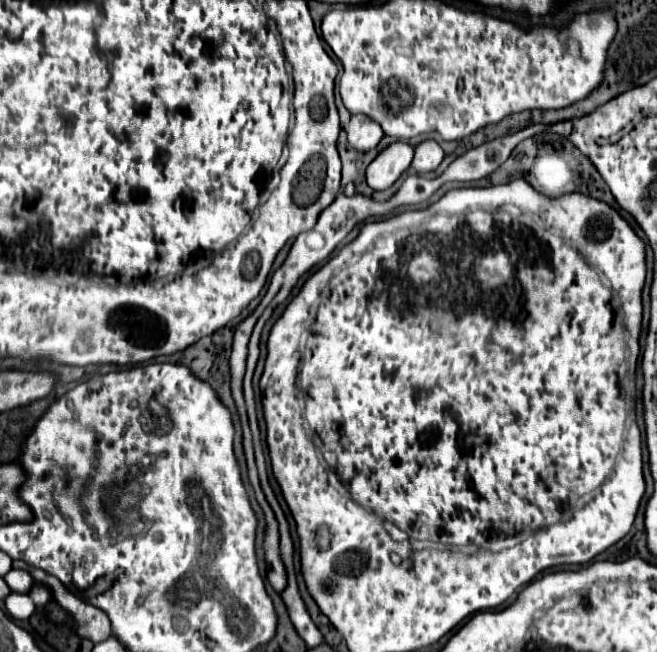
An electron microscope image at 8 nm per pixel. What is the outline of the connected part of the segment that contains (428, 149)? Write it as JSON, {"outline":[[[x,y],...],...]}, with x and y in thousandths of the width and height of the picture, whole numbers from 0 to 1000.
{"outline":[[[642,216],[630,229],[627,256],[633,259],[633,265],[654,265],[667,259],[673,244],[676,244],[676,232],[664,216]]]}

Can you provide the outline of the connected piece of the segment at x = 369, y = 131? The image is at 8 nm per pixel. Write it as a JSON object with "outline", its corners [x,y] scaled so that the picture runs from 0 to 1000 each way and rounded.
{"outline":[[[539,176],[530,192],[530,219],[545,235],[560,235],[563,229],[572,229],[581,216],[584,201],[575,189],[566,189],[557,176]]]}

